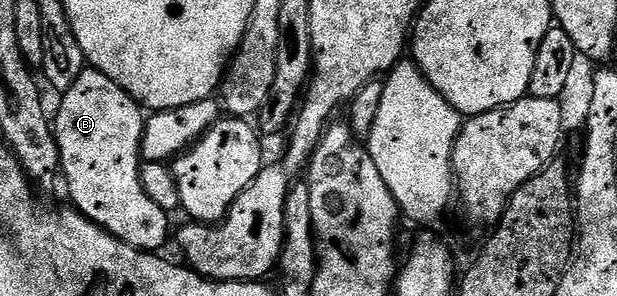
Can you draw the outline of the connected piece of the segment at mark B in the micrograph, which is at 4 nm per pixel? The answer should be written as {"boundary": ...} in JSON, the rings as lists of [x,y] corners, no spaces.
{"boundary":[[[90,67],[84,68],[77,83],[62,97],[59,110],[53,113],[53,128],[59,144],[61,176],[66,192],[71,192],[70,204],[126,245],[144,251],[162,250],[172,218],[153,203],[141,185],[139,148],[145,113],[139,102],[109,75]]]}

